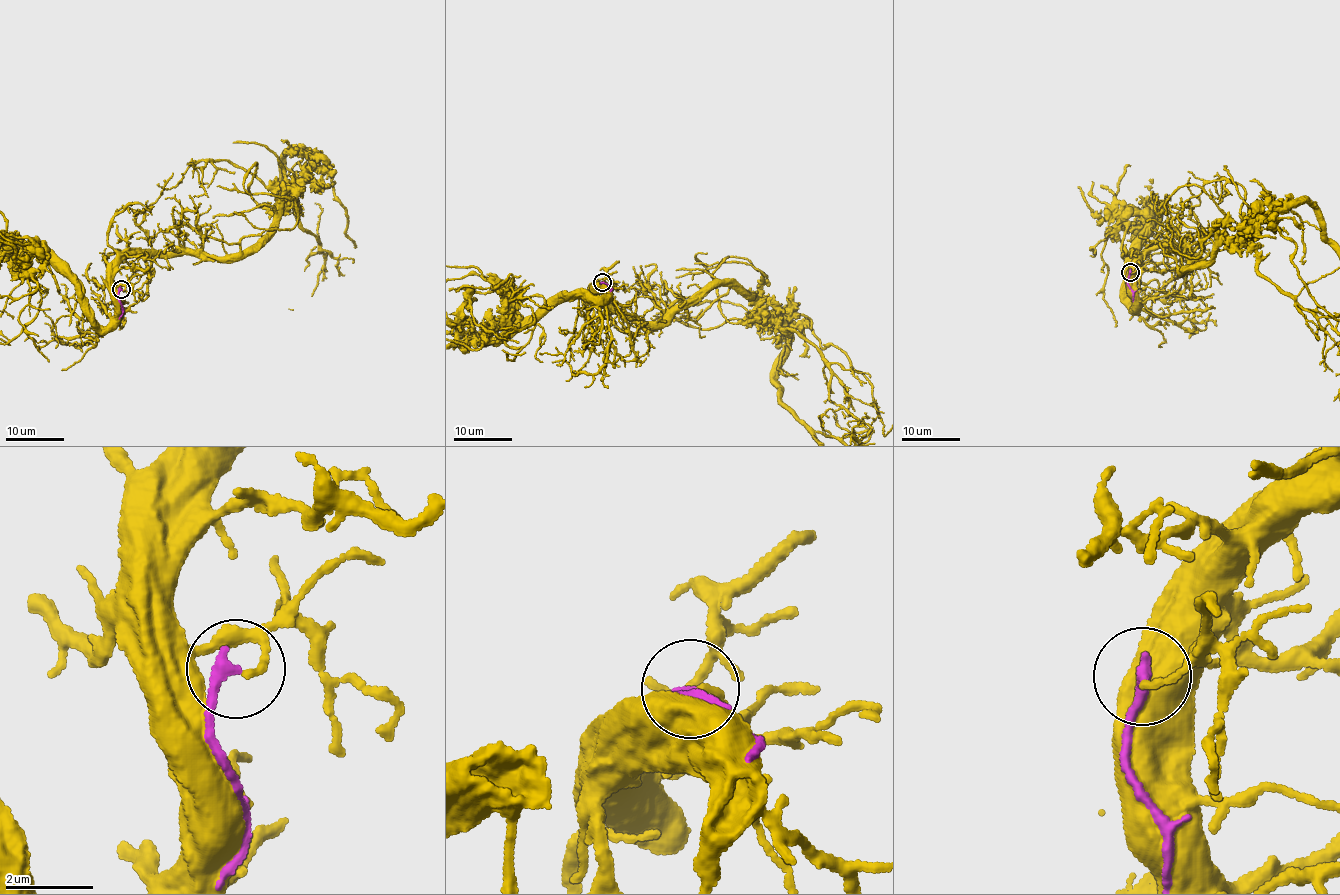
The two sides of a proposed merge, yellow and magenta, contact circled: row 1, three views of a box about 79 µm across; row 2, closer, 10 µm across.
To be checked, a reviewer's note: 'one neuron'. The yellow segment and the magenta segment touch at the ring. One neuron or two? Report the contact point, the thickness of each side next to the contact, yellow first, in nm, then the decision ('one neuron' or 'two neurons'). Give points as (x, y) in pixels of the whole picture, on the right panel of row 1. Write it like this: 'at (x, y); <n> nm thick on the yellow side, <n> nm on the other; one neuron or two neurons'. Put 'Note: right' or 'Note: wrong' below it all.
at (1130, 272); 150 nm thick on the yellow side, 300 nm on the other; two neurons
Note: wrong

